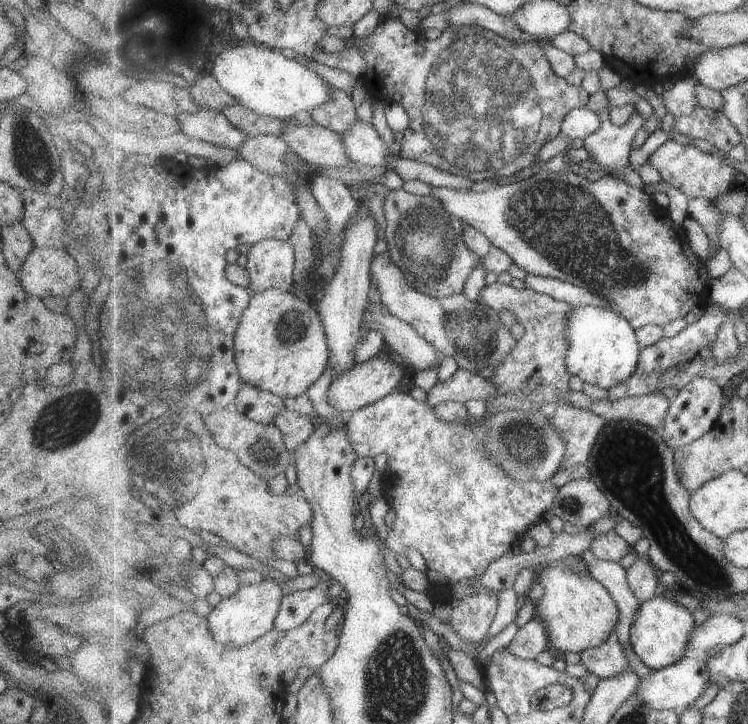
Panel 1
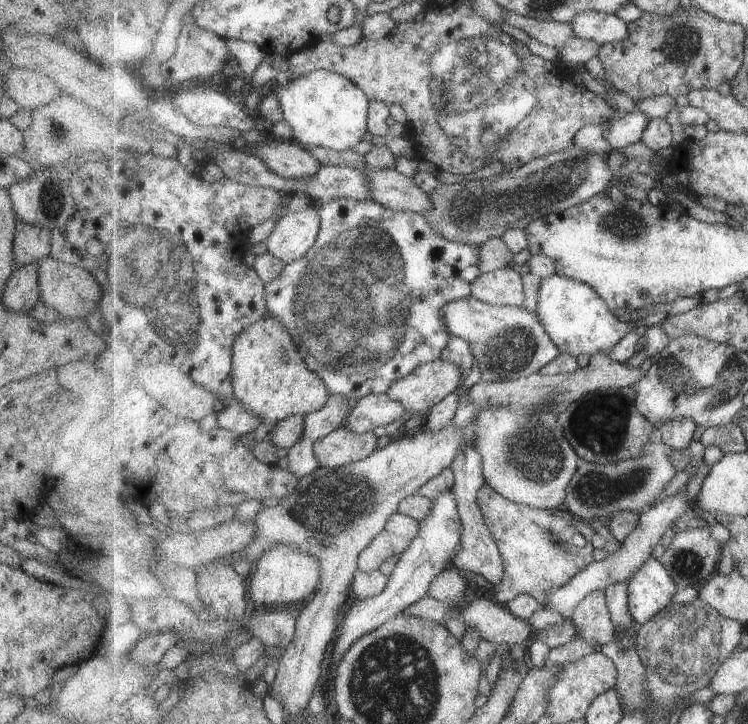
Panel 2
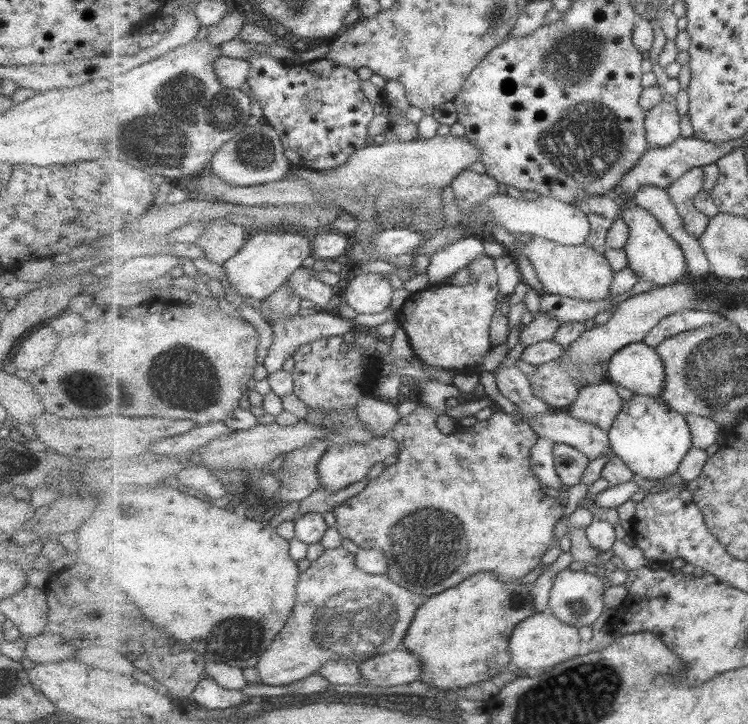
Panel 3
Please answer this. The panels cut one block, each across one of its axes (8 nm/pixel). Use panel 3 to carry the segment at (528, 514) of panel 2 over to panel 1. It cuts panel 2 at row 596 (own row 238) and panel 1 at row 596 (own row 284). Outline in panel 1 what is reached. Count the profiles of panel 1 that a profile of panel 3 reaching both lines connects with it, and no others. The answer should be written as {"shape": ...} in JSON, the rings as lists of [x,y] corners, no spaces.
{"shape":[[[558,561],[543,567],[538,580],[545,588],[545,594],[535,605],[535,616],[544,620],[551,645],[563,654],[581,654],[584,650],[601,646],[616,632],[620,621],[617,601],[589,572],[577,574],[567,562]]]}

